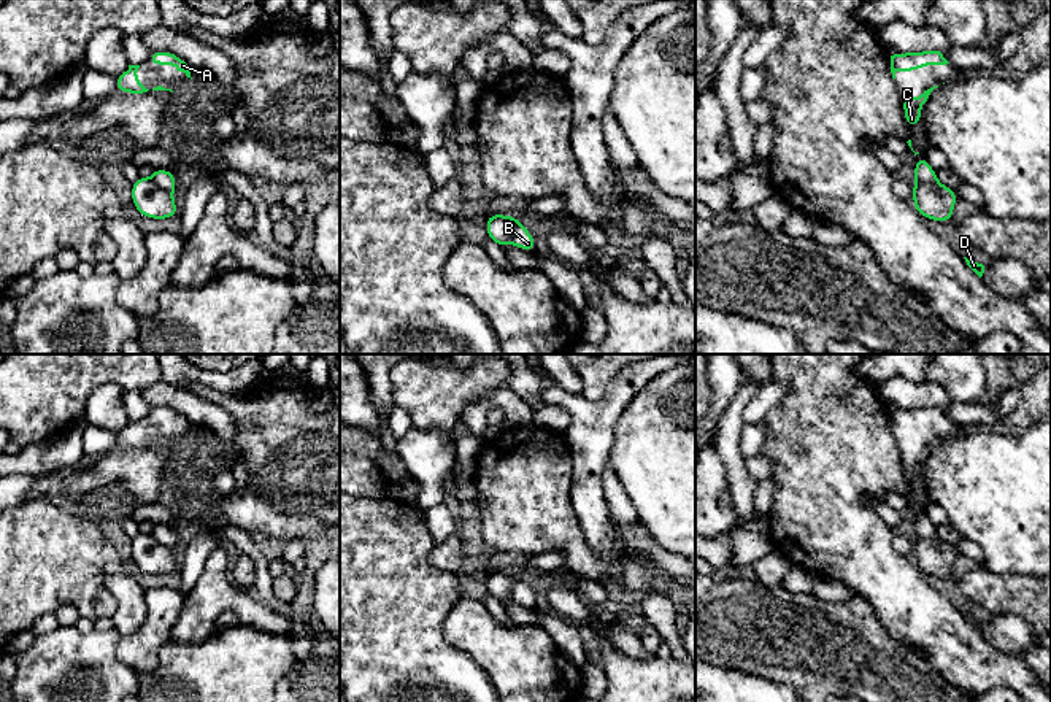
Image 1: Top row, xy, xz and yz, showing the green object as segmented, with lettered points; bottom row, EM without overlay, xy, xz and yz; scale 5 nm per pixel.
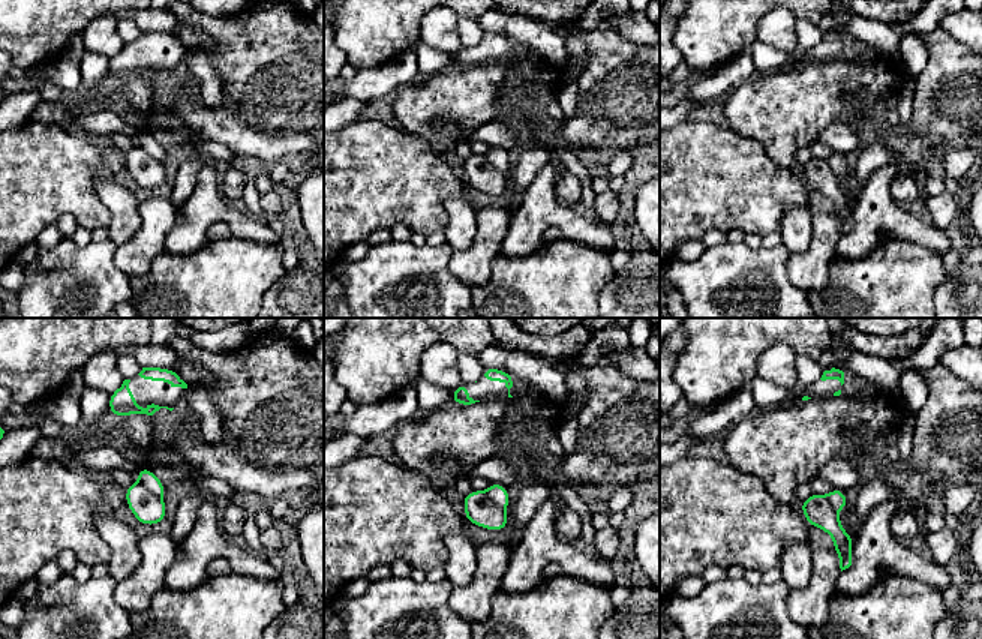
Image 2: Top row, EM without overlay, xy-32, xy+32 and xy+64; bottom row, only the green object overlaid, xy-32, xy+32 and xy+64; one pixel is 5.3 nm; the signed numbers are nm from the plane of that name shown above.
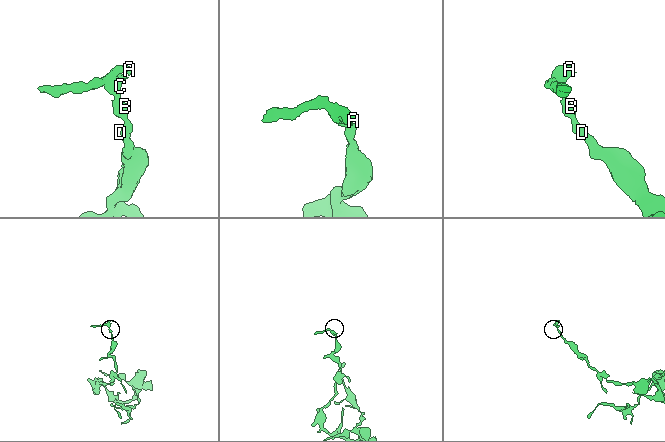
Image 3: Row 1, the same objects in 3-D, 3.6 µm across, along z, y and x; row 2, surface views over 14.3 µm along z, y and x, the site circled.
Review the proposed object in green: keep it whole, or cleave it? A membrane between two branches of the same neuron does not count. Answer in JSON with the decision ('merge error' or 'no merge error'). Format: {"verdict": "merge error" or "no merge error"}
{"verdict": "merge error"}

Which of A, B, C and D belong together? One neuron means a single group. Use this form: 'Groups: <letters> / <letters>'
Groups: A B C / D

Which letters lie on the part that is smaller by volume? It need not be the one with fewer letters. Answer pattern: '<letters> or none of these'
A, B, C

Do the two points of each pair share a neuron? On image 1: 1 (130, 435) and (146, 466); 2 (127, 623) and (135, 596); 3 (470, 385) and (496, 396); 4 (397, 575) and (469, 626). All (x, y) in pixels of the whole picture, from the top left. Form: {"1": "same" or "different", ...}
{"1": "different", "2": "same", "3": "different", "4": "different"}

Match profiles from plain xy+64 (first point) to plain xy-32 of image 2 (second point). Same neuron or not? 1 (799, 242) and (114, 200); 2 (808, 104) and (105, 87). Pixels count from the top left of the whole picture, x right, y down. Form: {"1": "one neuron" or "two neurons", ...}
{"1": "one neuron", "2": "one neuron"}

